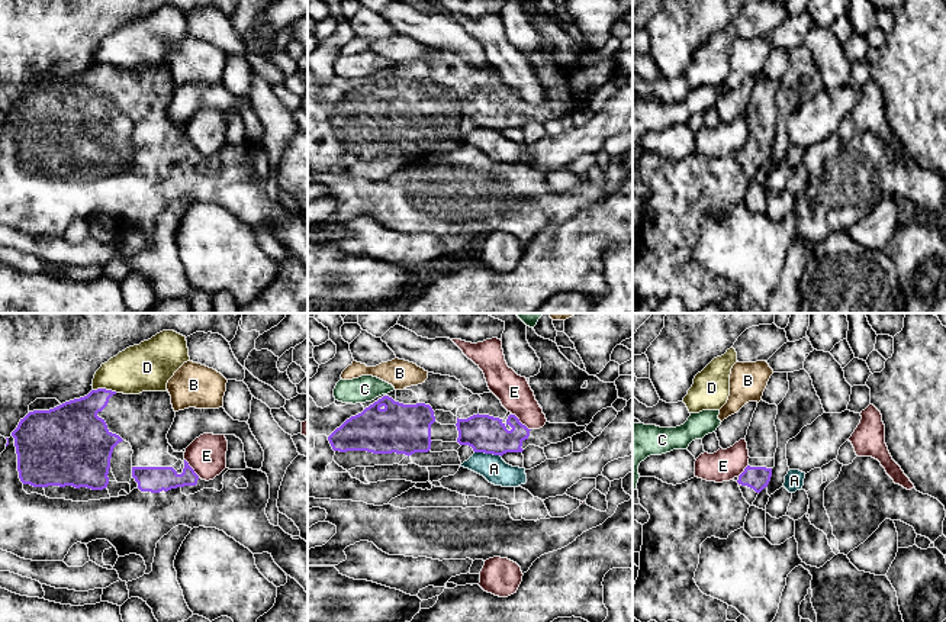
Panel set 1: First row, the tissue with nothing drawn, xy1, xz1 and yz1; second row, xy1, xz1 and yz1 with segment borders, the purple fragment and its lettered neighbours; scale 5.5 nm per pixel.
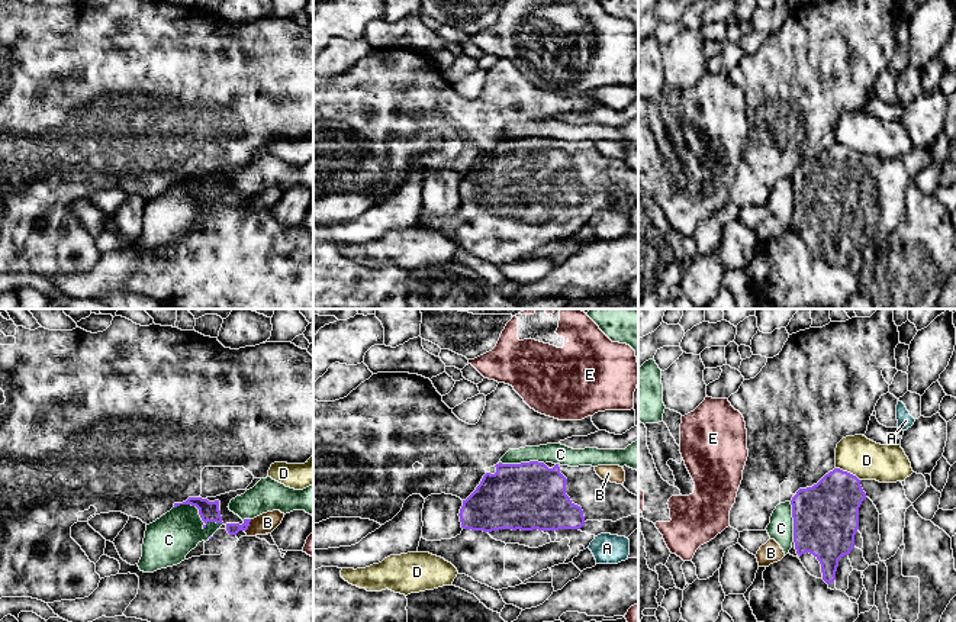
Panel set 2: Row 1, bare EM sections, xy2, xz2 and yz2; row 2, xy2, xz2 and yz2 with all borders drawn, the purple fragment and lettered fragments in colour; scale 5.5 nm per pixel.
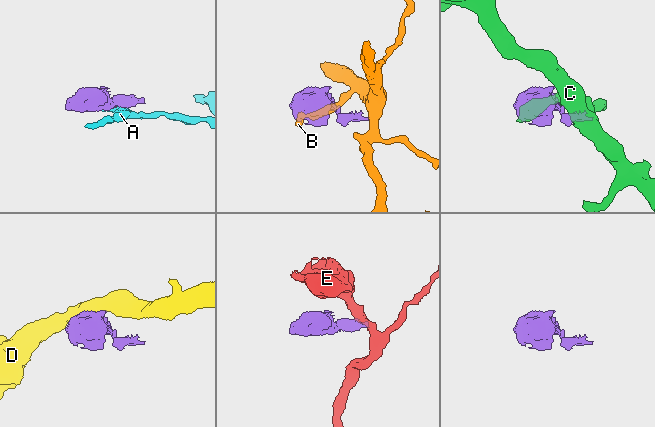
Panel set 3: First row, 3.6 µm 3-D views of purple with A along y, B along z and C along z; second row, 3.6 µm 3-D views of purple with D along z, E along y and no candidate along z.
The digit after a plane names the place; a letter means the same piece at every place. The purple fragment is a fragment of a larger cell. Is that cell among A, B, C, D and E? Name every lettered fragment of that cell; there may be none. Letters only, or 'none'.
none

